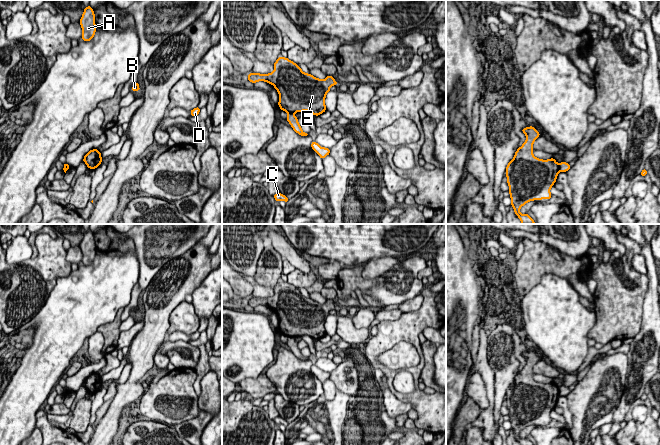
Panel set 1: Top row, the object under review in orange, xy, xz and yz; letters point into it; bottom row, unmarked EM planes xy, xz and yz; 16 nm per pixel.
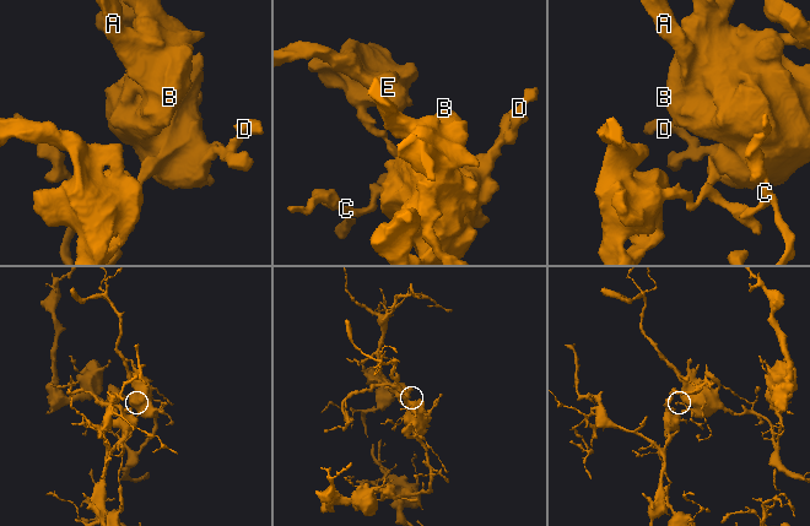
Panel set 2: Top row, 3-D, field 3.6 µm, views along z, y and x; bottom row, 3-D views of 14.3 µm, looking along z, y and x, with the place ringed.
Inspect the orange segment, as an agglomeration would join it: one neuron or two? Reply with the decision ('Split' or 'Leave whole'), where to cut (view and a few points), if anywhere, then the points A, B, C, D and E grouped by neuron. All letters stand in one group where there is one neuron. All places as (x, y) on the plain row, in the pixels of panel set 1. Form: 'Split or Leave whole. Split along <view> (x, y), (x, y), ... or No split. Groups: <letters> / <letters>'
Split. Split along yz (557, 388), (560, 394). Groups: A B C D / E

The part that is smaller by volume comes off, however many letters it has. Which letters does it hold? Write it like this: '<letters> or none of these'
E

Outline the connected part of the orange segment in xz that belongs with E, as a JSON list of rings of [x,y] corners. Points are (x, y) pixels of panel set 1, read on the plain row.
[[[281,280],[274,287],[272,297],[250,297],[247,303],[253,308],[265,305],[273,309],[279,317],[281,334],[287,337],[308,335],[316,340],[326,335],[326,318],[331,310],[338,308],[333,300],[321,304],[304,297],[300,290]]]

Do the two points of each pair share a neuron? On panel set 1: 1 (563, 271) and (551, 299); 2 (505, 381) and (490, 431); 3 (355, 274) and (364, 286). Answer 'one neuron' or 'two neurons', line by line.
1: two neurons
2: two neurons
3: one neuron

